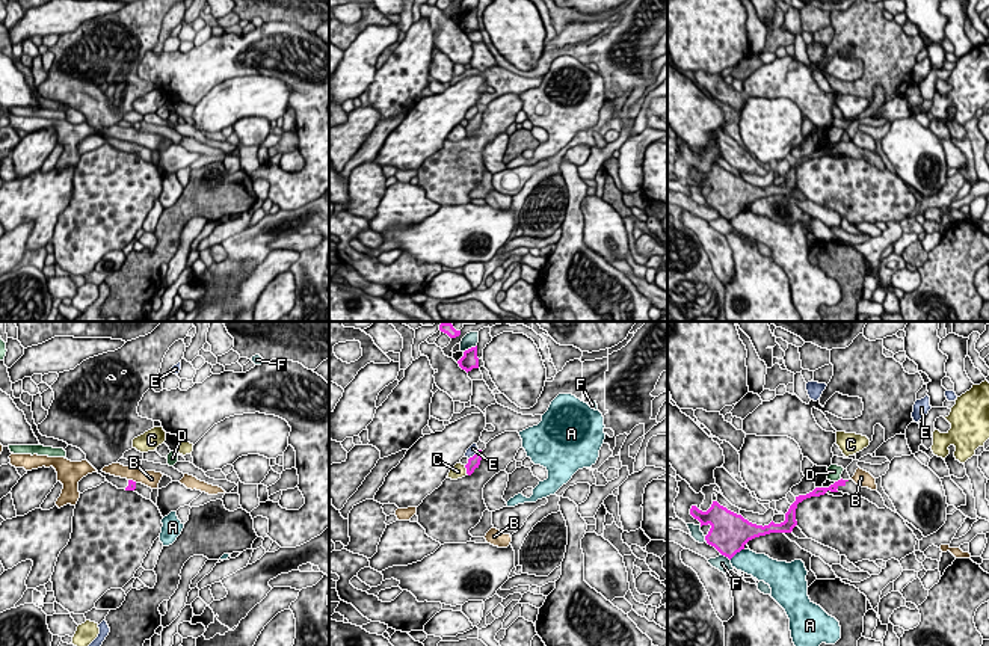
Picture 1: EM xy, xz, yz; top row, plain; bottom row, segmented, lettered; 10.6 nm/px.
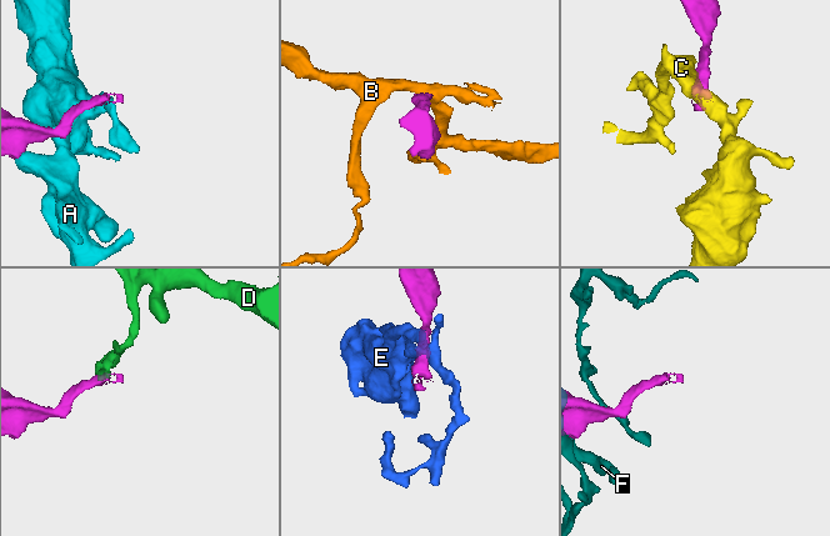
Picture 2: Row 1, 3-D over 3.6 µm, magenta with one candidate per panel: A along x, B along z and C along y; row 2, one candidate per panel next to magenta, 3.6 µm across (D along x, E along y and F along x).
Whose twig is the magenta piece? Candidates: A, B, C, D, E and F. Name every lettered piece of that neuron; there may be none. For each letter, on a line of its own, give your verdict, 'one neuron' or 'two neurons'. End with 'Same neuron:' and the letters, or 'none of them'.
A: two neurons
B: two neurons
C: two neurons
D: two neurons
E: two neurons
F: two neurons
Same neuron: none of them

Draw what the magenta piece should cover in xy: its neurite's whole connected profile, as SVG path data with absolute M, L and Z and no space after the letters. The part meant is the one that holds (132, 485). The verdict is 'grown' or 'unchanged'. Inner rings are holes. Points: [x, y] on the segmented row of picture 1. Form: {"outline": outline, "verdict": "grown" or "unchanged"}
{"outline": "M162 321L151 334L127 341L121 349L83 361L74 370L59 373L50 386L54 400L47 418L38 424L42 436L54 438L80 448L86 460L118 489L134 491L151 500L153 489L133 480L103 472L104 466L118 463L133 448L133 439L154 429L154 421L137 414L143 394L159 380L163 358L169 347L187 337L193 321Z", "verdict": "grown"}

